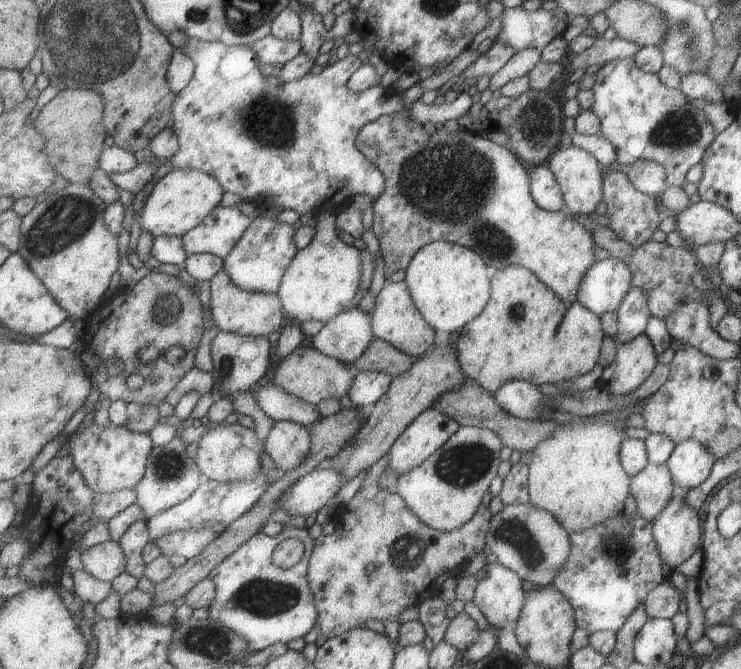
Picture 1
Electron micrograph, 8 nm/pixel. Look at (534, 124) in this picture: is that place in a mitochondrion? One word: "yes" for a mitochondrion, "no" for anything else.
yes

